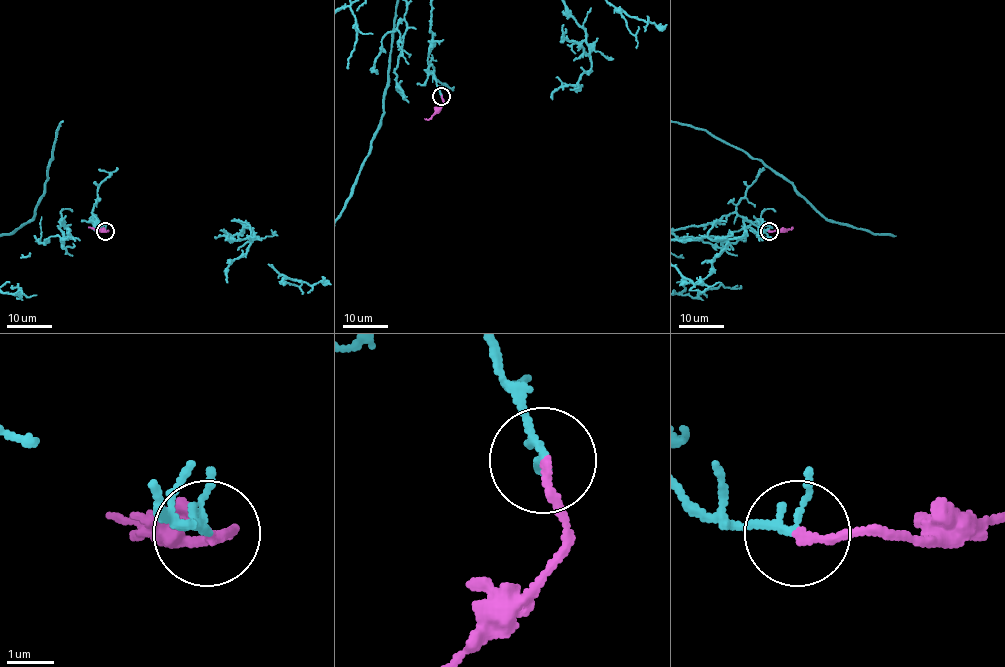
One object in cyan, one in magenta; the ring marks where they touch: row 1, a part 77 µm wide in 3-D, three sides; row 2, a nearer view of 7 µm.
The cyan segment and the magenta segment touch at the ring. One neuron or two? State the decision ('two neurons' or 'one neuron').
one neuron

